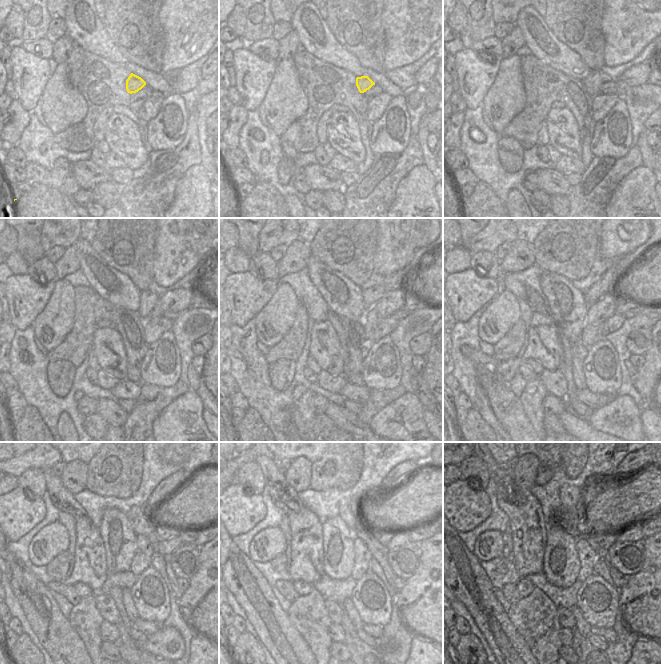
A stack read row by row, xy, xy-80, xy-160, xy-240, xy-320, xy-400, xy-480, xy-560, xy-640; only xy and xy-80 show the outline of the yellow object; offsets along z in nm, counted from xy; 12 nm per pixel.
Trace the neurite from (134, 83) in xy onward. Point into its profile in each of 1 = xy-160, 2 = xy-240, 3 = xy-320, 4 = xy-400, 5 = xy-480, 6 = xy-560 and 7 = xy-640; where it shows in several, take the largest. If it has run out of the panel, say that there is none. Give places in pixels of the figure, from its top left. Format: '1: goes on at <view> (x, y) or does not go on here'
1: goes on at xy-160 (595, 78)
2: goes on at xy-240 (148, 300)
3: goes on at xy-320 (370, 296)
4: goes on at xy-400 (600, 288)
5: goes on at xy-480 (167, 487)
6: goes on at xy-560 (395, 477)
7: goes on at xy-640 (633, 462)

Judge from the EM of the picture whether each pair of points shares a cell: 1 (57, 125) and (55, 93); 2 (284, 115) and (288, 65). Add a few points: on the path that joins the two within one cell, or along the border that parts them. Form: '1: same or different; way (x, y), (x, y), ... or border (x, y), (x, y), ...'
1: same; way (57, 117), (57, 101)
2: same; way (284, 103), (285, 77)

